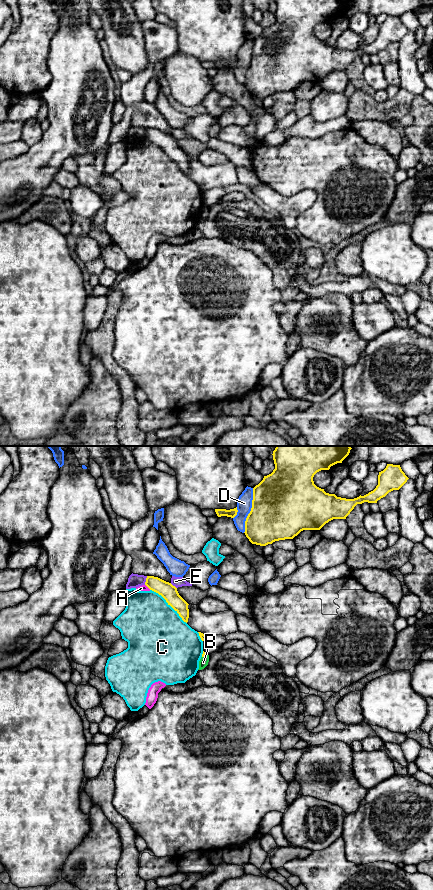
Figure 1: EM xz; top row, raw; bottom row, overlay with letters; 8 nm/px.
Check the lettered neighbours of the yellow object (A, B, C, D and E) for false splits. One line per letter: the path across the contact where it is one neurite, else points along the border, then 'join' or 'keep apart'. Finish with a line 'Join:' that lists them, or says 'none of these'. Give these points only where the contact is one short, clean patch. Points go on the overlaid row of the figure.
A: keep apart
B: border along xz (207, 654), (202, 657); keep apart
C: keep apart
D: keep apart
E: keep apart
Join: none of these

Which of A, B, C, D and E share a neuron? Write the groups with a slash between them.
A / B / C / D / E

